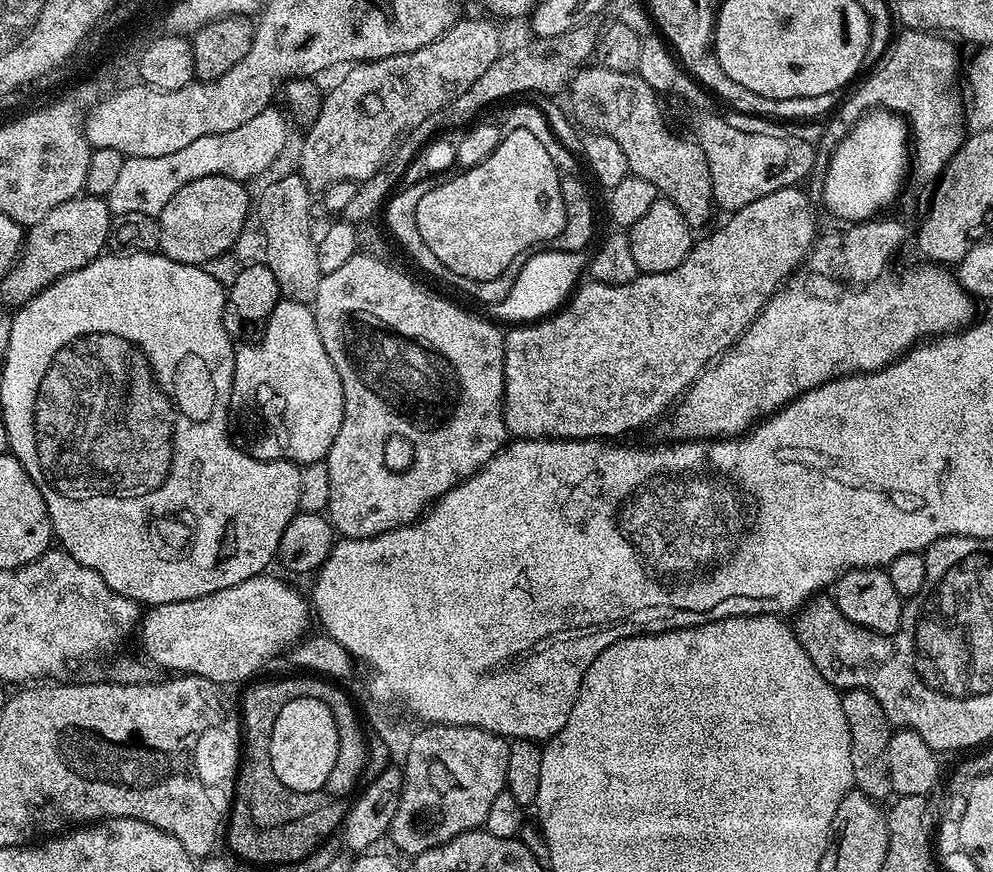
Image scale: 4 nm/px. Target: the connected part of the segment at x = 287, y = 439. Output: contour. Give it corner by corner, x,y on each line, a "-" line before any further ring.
282,298
263,321
262,330
276,330
274,336
278,338
272,342
276,348
274,352
282,352
282,370
278,370
276,364
268,364
268,368
262,370
262,402
266,408
262,419
266,422
266,434
263,434
265,441
258,446
256,459
288,460
297,466
327,461
330,446
334,446
334,438
338,438
338,426
342,426
344,395
338,370
334,370
334,362
330,362
330,354
326,354
326,346
322,346
315,311
302,302

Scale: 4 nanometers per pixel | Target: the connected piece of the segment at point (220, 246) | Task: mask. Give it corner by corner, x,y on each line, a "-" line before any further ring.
207,176
182,186
160,211
159,251
174,262
201,266
218,255
231,253
248,220
248,192
244,188
241,181
229,176

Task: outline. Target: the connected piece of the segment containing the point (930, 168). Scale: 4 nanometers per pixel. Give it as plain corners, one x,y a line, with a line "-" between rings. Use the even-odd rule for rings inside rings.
913,31
911,34
904,34
900,40
901,48
892,48
888,53
885,54
881,60
875,61
874,68
880,71
880,96
876,96
876,102
878,100
884,100
881,105
881,109
895,112
906,120
916,120
916,130
910,134
911,139
914,141
914,172
921,176
924,180
929,182
935,181
939,177
940,173
944,171
944,167
948,164
948,160
951,159
952,155
955,154
960,148
960,145
964,143
966,139
966,108
962,103
962,92
956,89
956,71
960,68
960,56
956,53
957,45
953,43
951,39
945,38
943,35
934,32
917,32

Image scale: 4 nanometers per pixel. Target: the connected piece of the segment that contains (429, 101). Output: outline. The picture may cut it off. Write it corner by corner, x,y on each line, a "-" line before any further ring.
457,19
452,27
447,28
440,37
413,52
398,54
381,60
357,62
347,69
348,72
329,92
323,93
320,115
311,124
311,131
328,132
328,140
320,140
316,145
308,144
304,148
304,157
300,160
299,175
304,177
309,189
323,190
329,184
354,180
367,182
390,158
396,145
405,138
418,122
425,121
425,116
434,108
444,104
449,96
462,90
470,90
478,78
501,56
500,32
496,29
497,21

